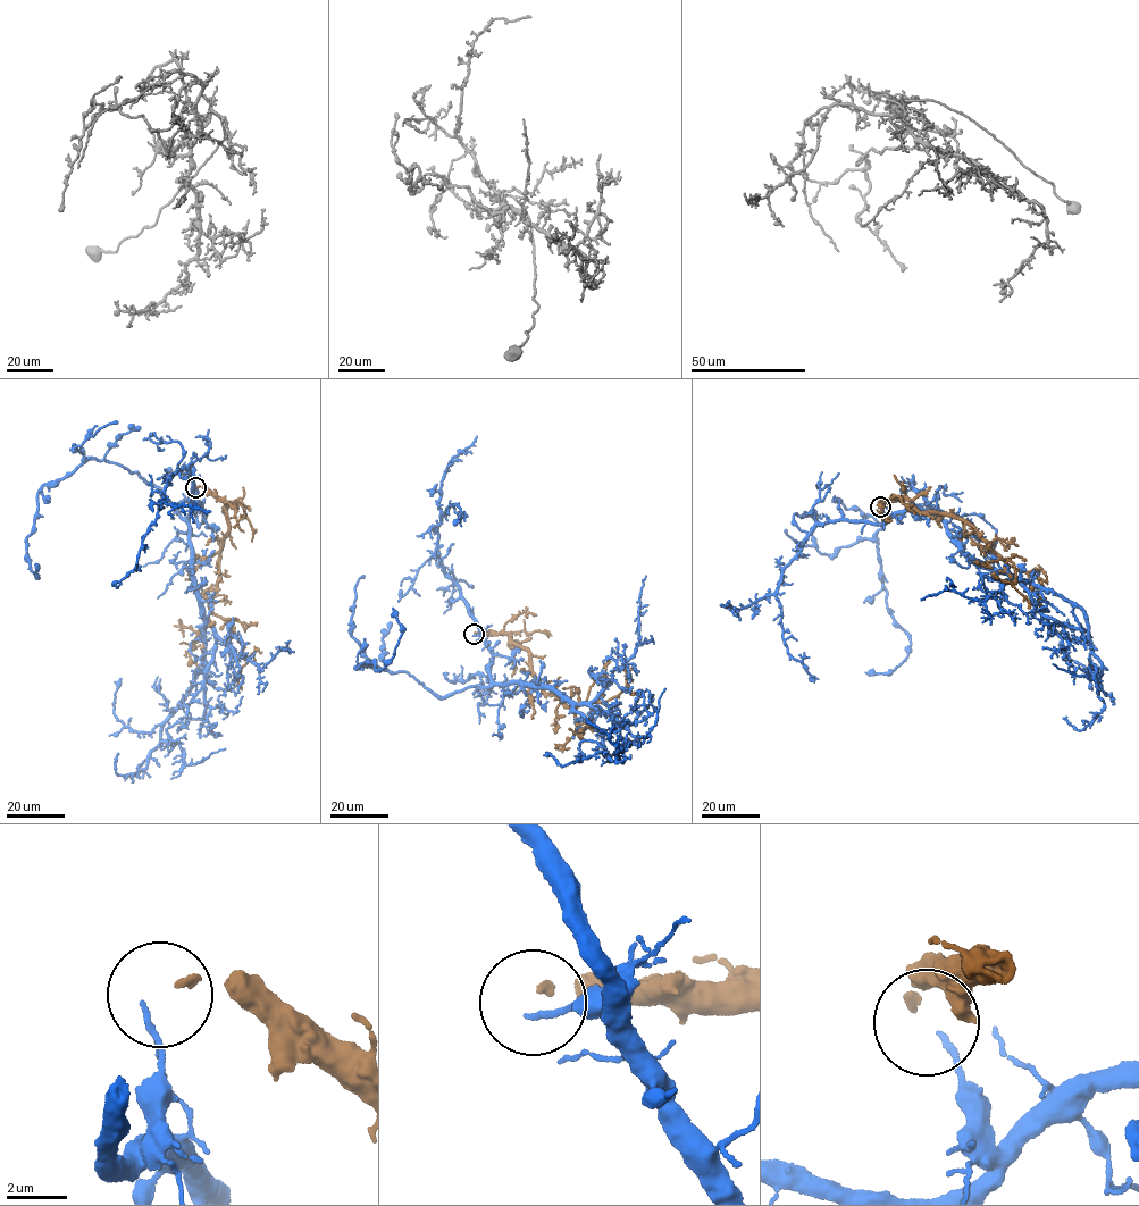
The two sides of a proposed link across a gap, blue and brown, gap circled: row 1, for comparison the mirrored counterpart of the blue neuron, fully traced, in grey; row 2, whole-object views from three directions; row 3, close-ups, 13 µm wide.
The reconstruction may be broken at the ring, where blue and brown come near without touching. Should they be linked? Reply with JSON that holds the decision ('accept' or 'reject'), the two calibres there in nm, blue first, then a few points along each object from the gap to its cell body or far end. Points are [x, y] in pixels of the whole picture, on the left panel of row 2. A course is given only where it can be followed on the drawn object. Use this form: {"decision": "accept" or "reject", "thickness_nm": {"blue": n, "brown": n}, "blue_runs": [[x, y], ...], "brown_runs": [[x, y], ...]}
{"decision": "reject", "thickness_nm": {"blue": 190, "brown": 260}, "blue_runs": [[194, 488], [200, 507], [189, 518], [204, 661], [165, 722], [159, 744], [177, 744], [186, 764], [225, 748]], "brown_runs": [[197, 487], [207, 487], [227, 507], [228, 530], [209, 604], [229, 624], [248, 659], [237, 678], [242, 689]]}

